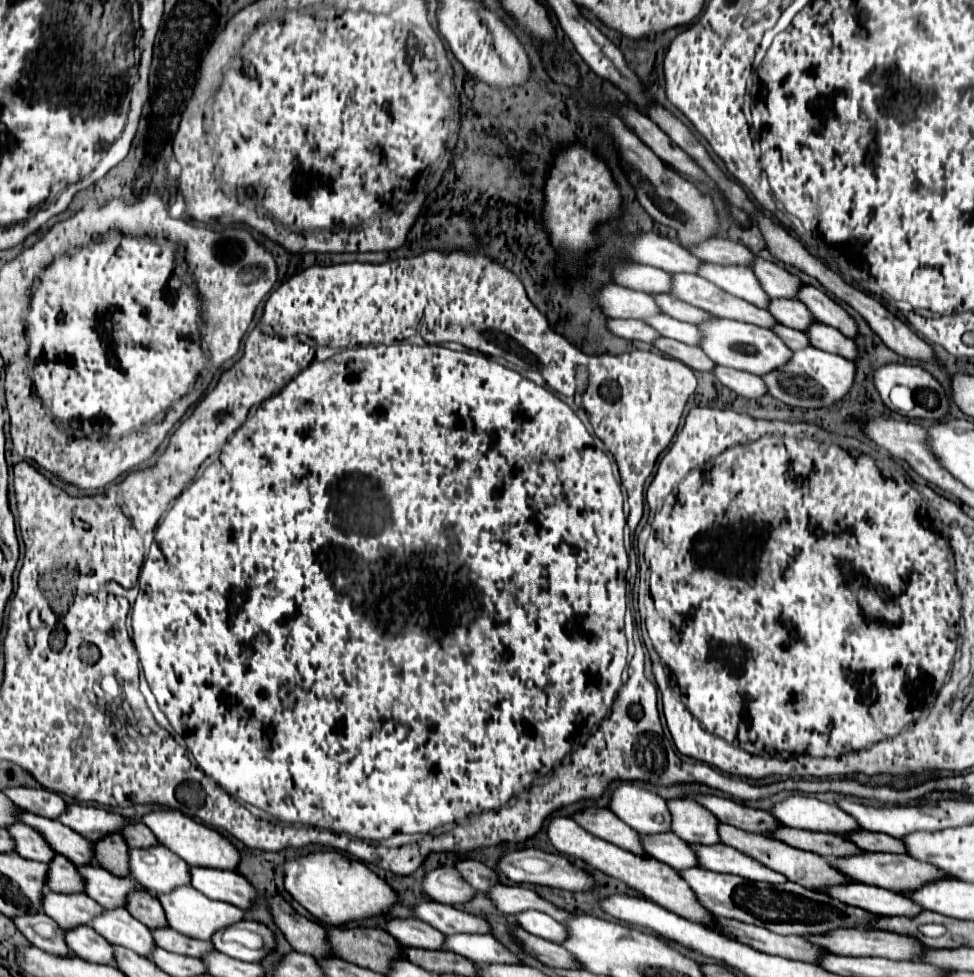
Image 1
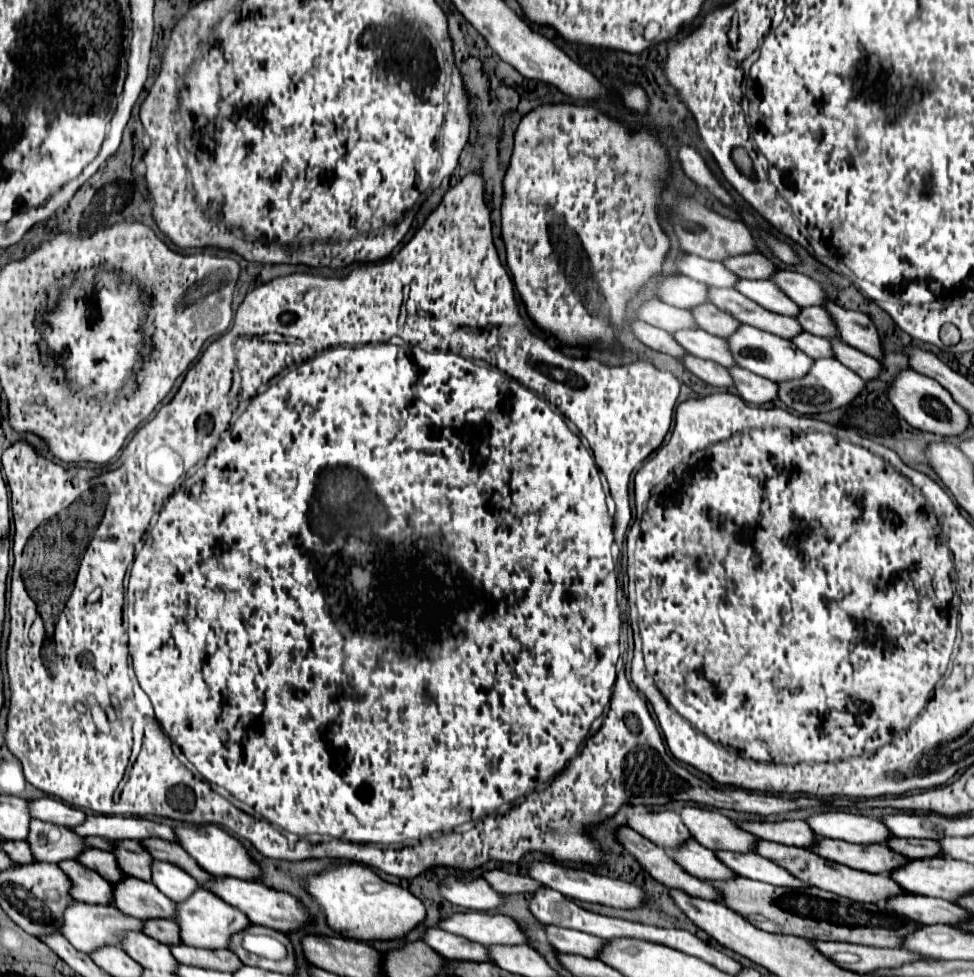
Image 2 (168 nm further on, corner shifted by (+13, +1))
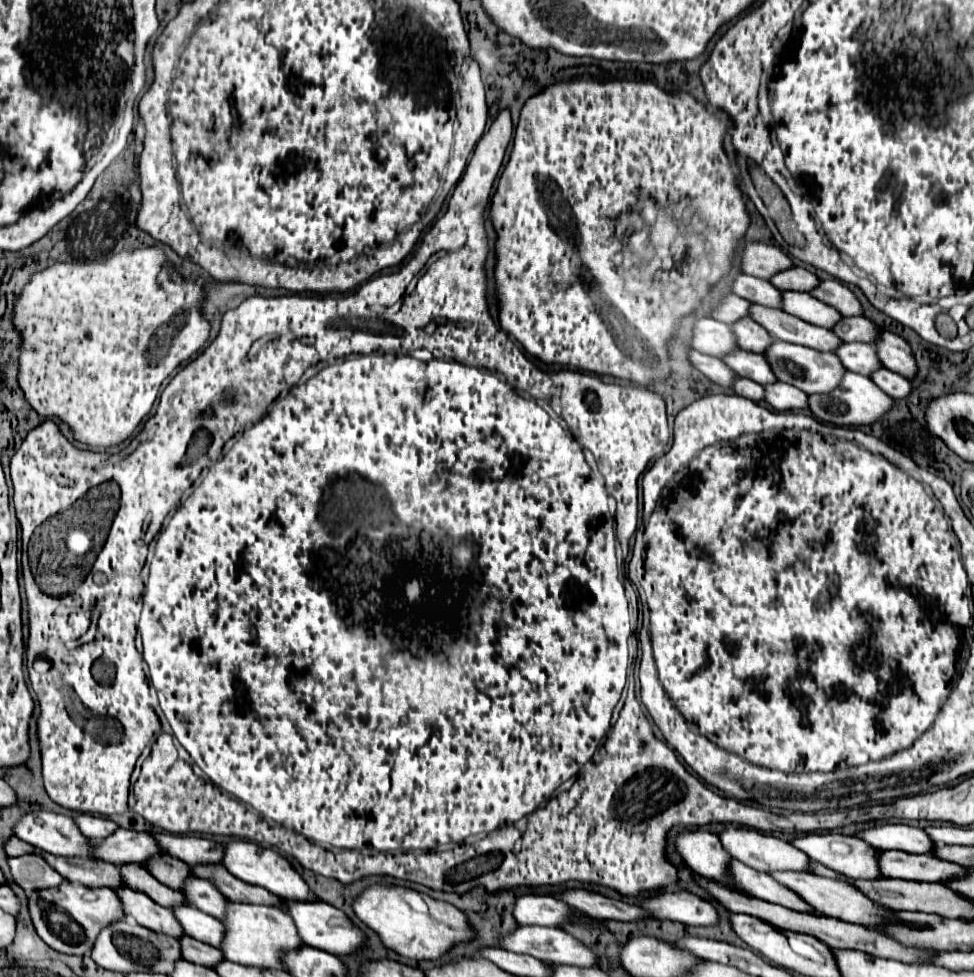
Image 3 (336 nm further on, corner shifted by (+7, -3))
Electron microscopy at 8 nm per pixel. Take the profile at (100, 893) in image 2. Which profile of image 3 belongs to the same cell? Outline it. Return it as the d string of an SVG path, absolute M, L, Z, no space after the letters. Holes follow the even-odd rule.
M115 888L117 898L121 900L123 912L127 918L135 920L141 926L153 928L157 932L165 932L173 938L179 938L183 934L183 928L179 926L179 922L173 918L171 910L161 908L159 904L155 904L149 896L135 892L131 888Z

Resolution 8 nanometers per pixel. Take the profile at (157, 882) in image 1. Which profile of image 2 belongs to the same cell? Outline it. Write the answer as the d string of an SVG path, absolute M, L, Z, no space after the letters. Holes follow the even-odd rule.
M153 860L151 870L153 870L153 884L175 902L183 902L195 890L199 890L199 884L195 878L191 878L187 872L183 872L181 868L169 862Z

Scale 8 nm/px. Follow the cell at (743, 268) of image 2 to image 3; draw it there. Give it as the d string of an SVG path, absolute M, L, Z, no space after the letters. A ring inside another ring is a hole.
M787 268L781 270L777 274L773 274L773 278L769 280L777 290L801 290L801 292L809 292L819 284L819 278L815 274L811 274L805 268Z

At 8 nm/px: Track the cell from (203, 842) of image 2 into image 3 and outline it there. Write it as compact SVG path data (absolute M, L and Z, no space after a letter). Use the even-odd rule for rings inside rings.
M231 840L231 842L225 842L223 848L225 848L225 852L223 852L221 864L225 864L225 868L239 880L253 884L253 886L261 886L269 892L275 892L275 896L279 896L283 900L315 900L313 894L309 892L307 884L303 882L303 878L291 868L291 864L277 850L263 848L255 842L247 842L247 840Z

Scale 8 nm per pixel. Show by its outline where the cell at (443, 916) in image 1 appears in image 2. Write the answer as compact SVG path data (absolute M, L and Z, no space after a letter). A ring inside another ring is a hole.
M463 912L441 920L439 926L451 934L459 934L463 938L469 938L485 946L529 944L525 930L511 916L503 916L503 914Z

